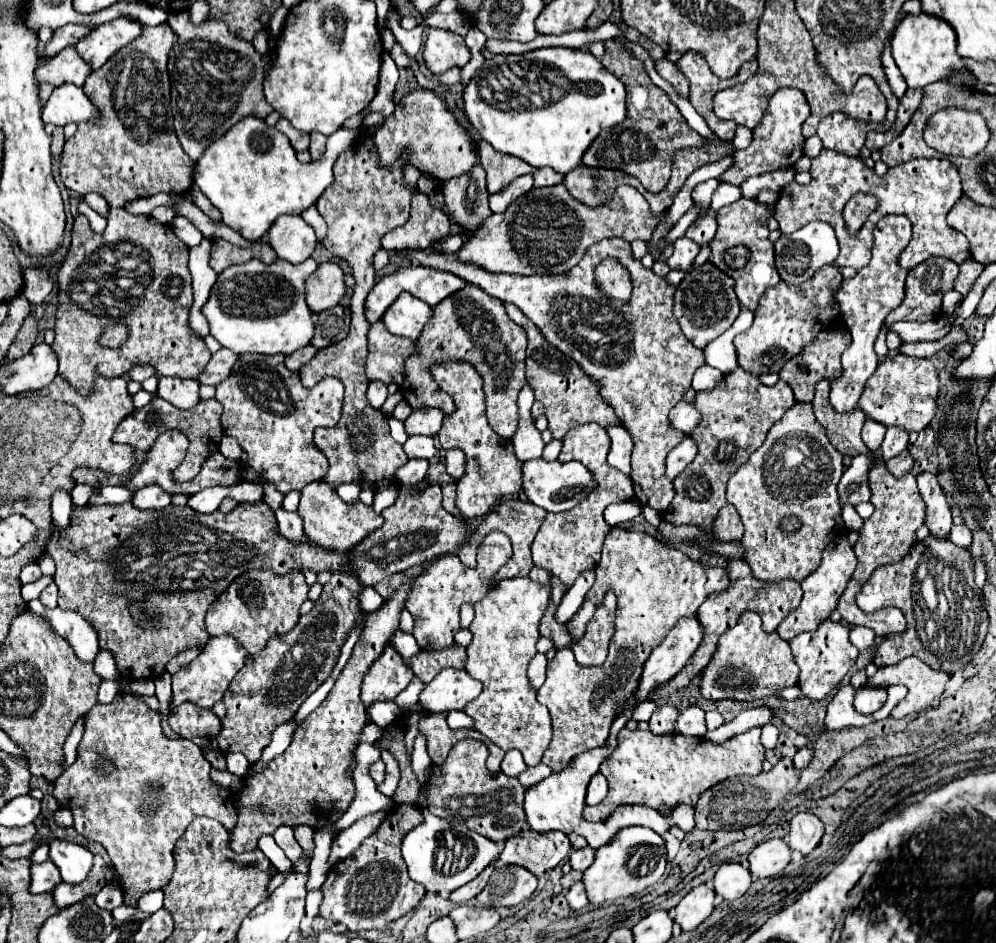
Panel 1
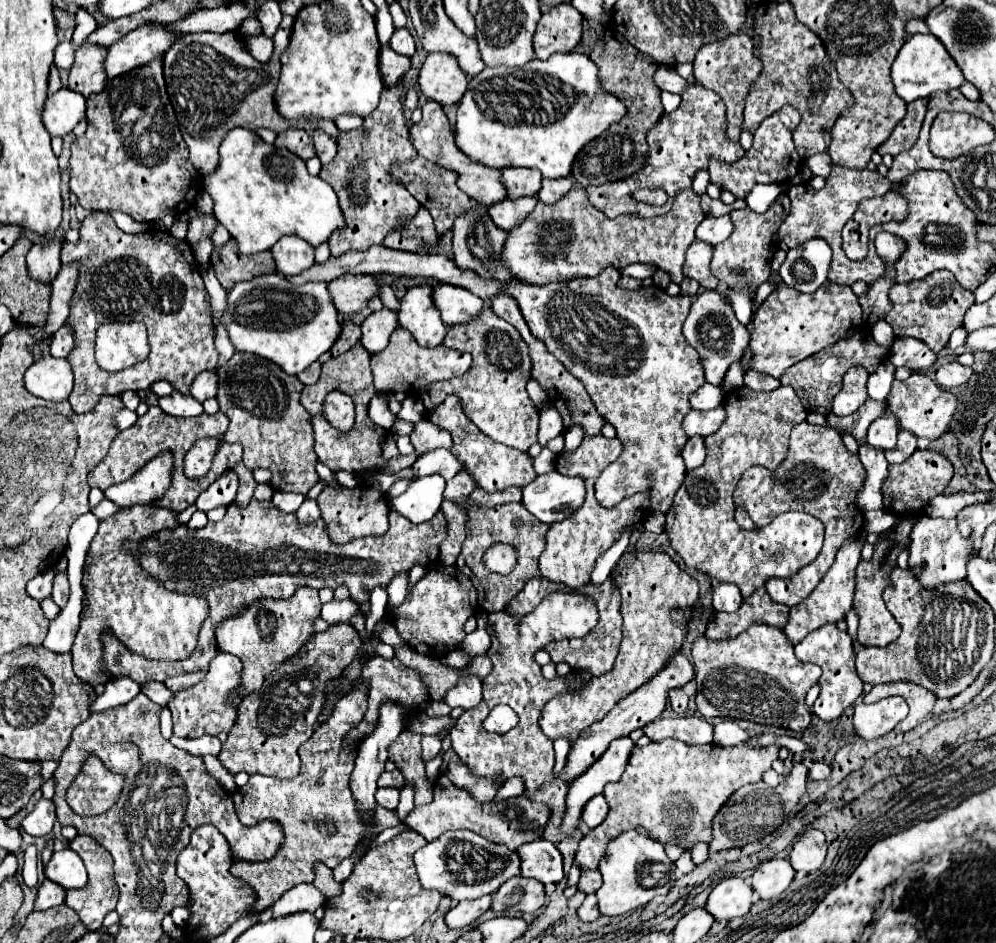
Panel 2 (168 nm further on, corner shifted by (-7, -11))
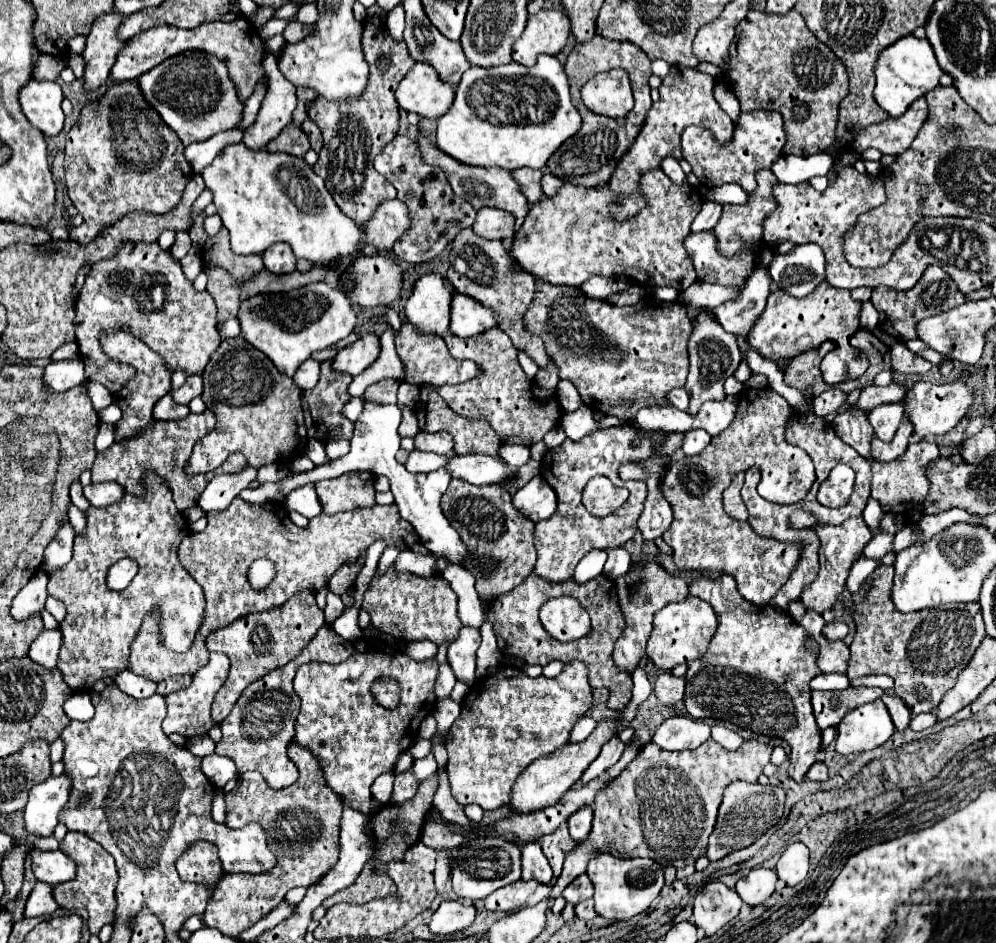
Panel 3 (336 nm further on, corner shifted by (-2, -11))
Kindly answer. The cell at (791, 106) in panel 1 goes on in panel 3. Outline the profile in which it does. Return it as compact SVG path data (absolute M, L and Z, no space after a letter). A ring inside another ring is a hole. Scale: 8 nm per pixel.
M754 110L754 112L740 112L738 122L734 124L734 136L726 144L718 144L714 134L700 126L688 126L682 132L682 156L692 166L692 172L700 180L702 186L722 186L726 182L742 186L746 192L756 188L754 172L758 168L770 168L774 160L782 156L784 146L784 128L782 116L770 110Z

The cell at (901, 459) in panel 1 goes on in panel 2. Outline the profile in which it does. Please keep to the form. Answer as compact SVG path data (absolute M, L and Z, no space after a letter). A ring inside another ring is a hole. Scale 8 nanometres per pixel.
M915 450L911 458L901 464L889 466L889 478L883 484L883 504L891 506L893 512L907 512L915 508L923 508L931 498L943 492L947 482L953 476L953 466L947 458L931 450Z

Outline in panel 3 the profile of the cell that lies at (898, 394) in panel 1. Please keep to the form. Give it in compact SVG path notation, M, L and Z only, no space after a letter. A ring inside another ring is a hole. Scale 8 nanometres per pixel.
M916 382L908 390L904 402L906 402L906 416L912 420L916 434L920 438L932 438L932 436L946 434L966 416L970 404L974 402L974 390L970 390L964 382L950 382L940 386L928 382Z

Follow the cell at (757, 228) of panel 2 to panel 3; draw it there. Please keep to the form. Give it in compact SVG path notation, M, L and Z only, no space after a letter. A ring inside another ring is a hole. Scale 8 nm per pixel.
M770 168L758 170L756 172L756 182L758 182L758 186L748 196L748 202L746 204L726 204L724 206L724 212L722 212L720 220L718 220L718 224L714 226L714 232L716 232L716 238L718 238L718 246L720 246L720 252L724 256L734 256L742 248L754 248L762 240L762 222L764 222L764 218L770 214L770 210L776 208L774 196L772 196L770 188L778 180L770 172Z

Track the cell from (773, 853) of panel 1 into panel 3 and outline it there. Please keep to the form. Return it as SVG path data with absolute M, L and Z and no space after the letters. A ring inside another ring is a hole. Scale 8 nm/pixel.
M754 868L746 878L740 878L736 882L734 890L748 906L758 906L772 896L772 892L776 890L776 880L778 878L774 870Z

